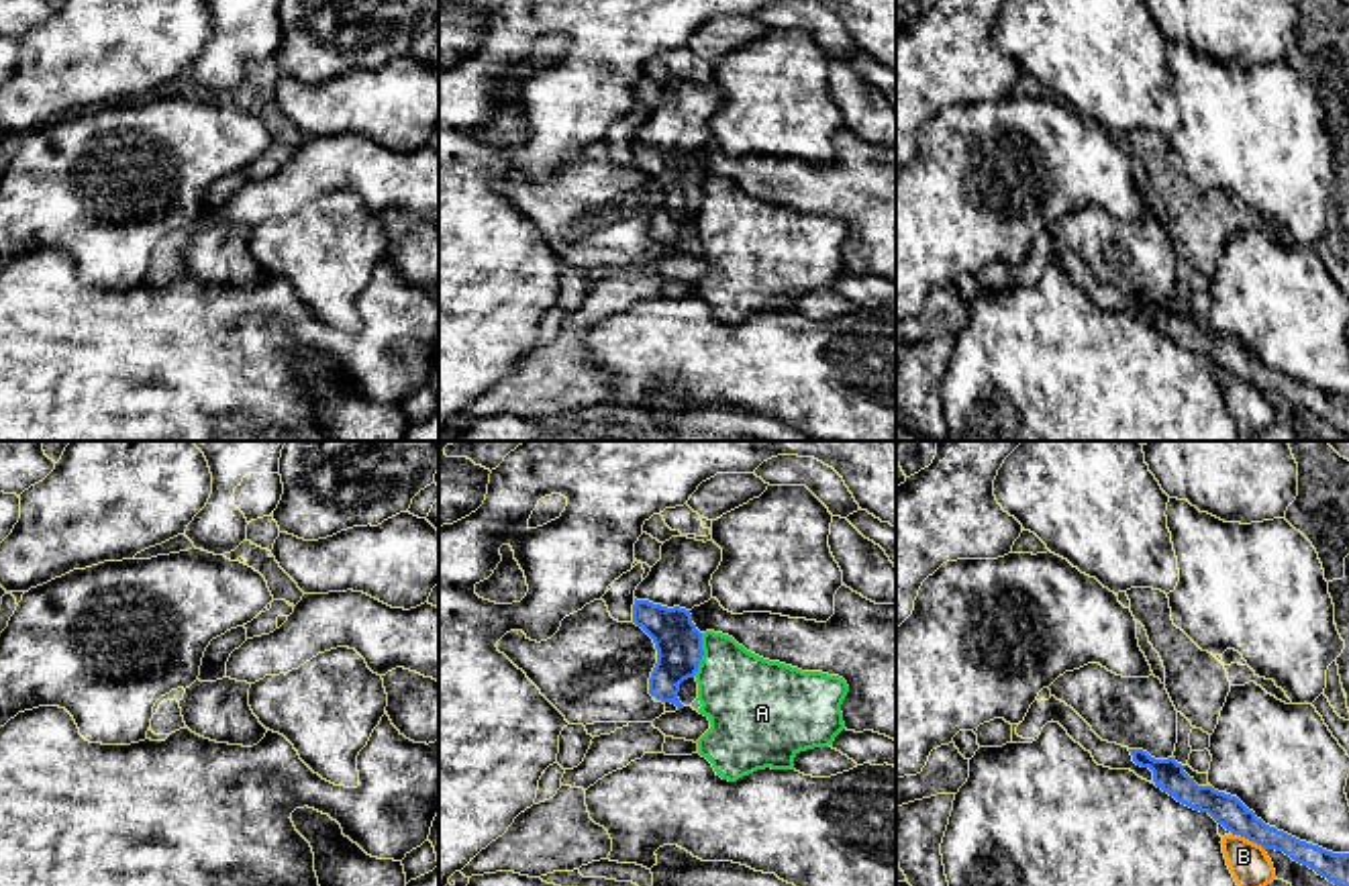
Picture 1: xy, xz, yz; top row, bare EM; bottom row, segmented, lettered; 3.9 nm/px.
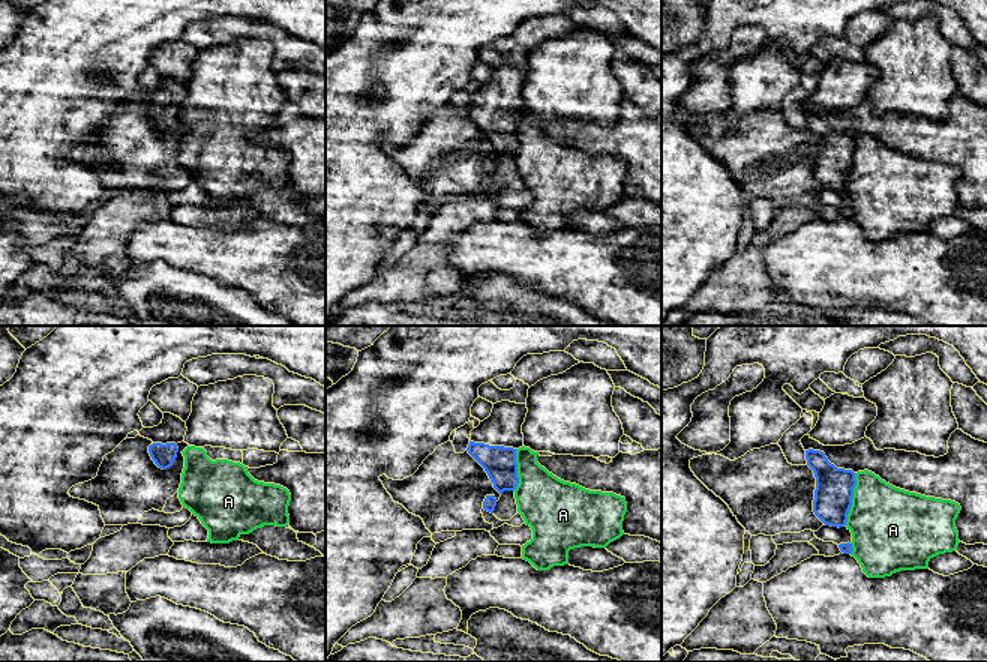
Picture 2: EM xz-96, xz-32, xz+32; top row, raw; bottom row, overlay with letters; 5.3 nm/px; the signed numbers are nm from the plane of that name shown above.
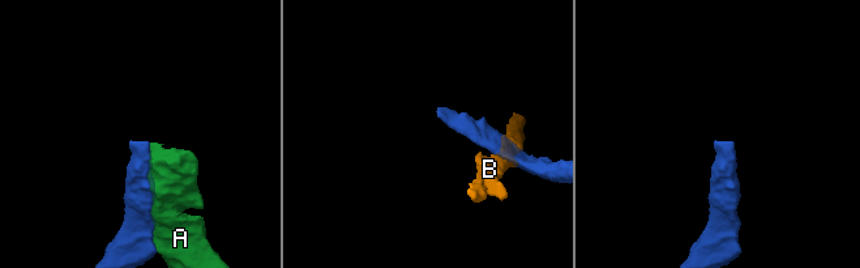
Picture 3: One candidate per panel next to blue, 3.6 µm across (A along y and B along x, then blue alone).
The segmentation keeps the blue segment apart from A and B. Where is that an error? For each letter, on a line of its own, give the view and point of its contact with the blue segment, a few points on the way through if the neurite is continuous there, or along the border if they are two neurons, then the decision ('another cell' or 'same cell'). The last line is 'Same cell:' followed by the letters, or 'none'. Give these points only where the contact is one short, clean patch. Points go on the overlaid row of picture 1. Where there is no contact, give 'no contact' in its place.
A: meets blue in xz at (703, 654); another cell
B: meets blue in yz at (1247, 838); border along yz (1231, 831), (1256, 842), (1264, 850); another cell
Same cell: none

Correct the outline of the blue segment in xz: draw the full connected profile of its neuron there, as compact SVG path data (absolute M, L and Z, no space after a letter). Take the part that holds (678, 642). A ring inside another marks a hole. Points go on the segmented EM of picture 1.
M671 537L661 545L661 559L635 590L633 623L655 643L657 663L649 694L680 708L680 684L694 678L702 661L702 633L690 610L712 598L712 574L722 561L714 541Z

